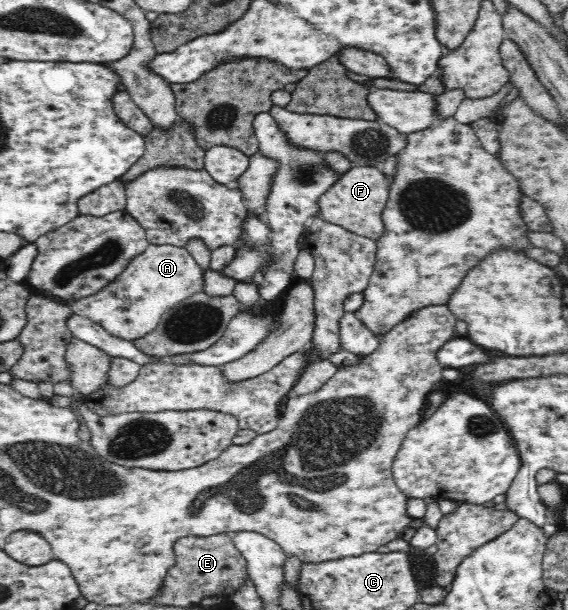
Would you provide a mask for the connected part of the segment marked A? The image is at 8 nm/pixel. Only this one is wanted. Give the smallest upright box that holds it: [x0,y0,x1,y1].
[69,244,204,341]

